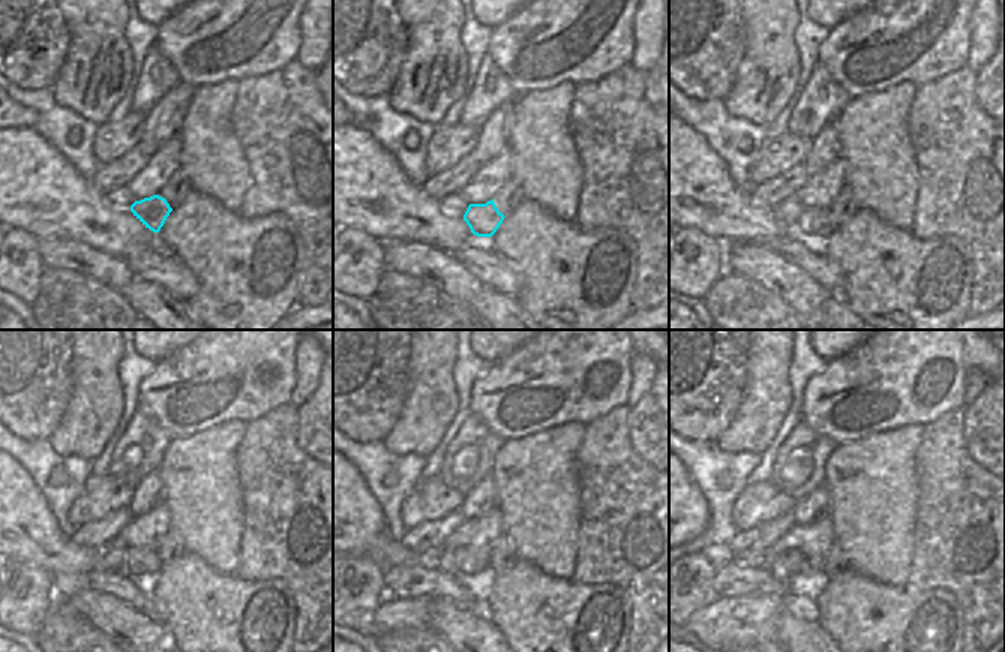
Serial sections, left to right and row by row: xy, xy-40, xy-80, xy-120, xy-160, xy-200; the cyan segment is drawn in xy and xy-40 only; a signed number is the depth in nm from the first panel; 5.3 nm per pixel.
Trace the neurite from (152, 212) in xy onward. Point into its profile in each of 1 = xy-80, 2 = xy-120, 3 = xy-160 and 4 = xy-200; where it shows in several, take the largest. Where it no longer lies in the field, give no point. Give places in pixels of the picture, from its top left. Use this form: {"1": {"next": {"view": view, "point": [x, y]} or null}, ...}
{"1": {"next": {"view": "xy-80", "point": [813, 221]}}, "2": {"next": {"view": "xy-120", "point": [137, 561]}}, "3": {"next": {"view": "xy-160", "point": [467, 561]}}, "4": {"next": {"view": "xy-200", "point": [794, 562]}}}

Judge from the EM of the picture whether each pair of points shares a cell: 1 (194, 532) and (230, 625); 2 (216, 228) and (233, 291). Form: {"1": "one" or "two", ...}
{"1": "two", "2": "one"}

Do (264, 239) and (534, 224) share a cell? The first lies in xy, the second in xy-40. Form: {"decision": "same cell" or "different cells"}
{"decision": "same cell"}

